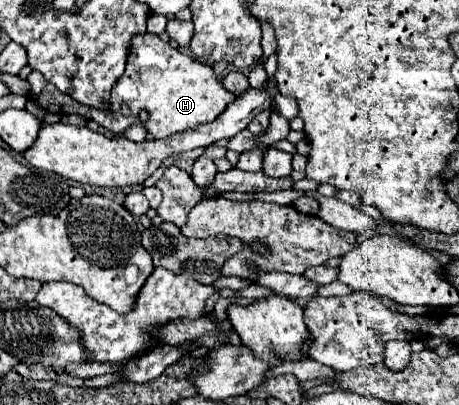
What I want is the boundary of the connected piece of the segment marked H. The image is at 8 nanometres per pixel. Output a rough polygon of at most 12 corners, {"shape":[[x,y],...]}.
{"shape":[[134,37],[108,109],[38,71],[28,99],[122,133],[146,111],[154,139],[212,123],[234,101],[210,65]]}

